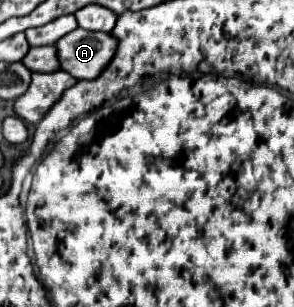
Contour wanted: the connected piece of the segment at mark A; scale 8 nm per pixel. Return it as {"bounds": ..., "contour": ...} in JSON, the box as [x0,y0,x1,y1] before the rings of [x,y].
{"bounds":[56,29,116,79],"contour":[[[76,29],[56,43],[60,67],[76,79],[96,79],[116,53],[116,39],[110,33]]]}

